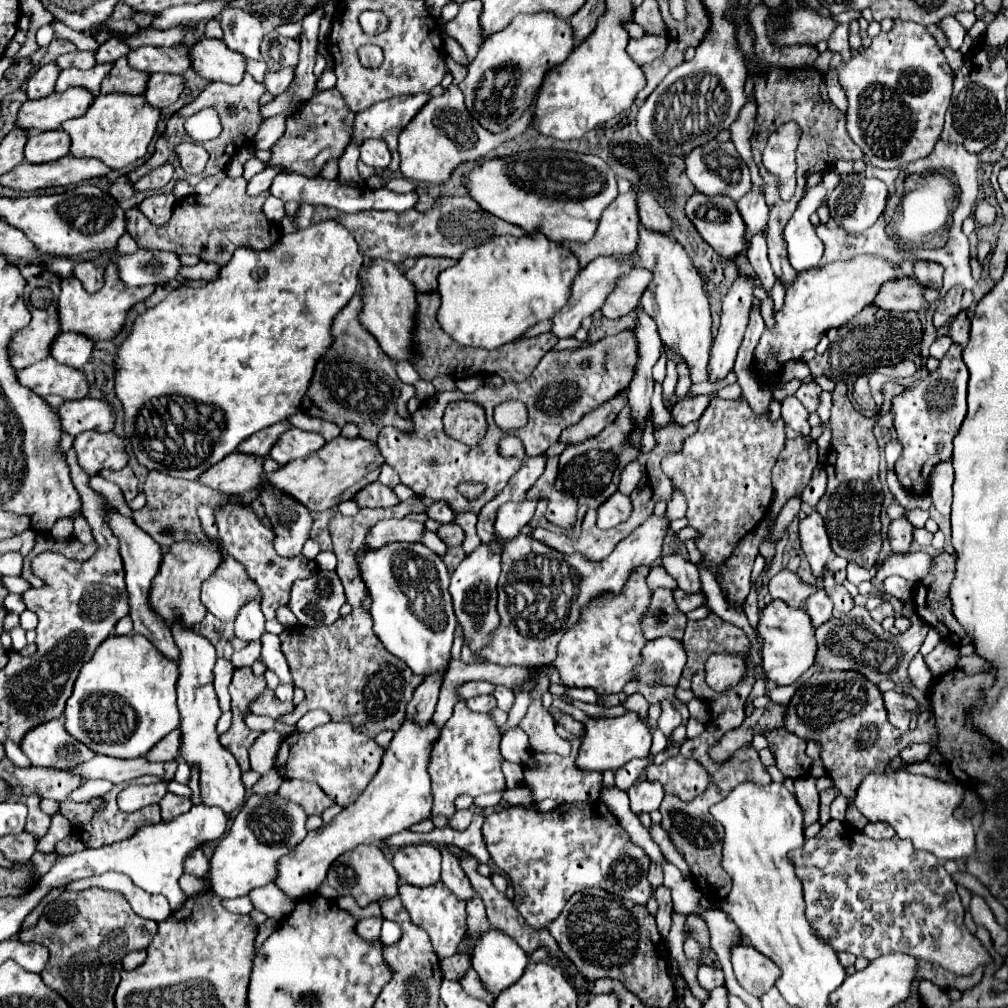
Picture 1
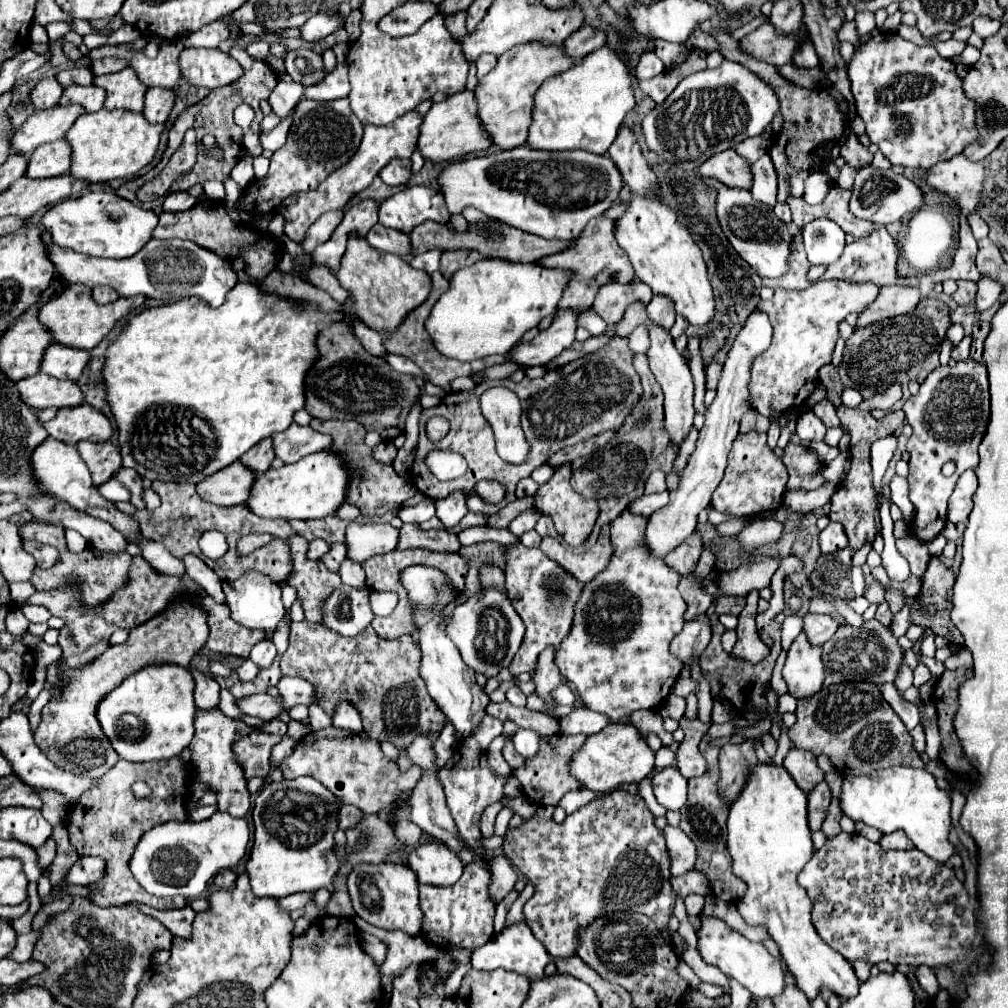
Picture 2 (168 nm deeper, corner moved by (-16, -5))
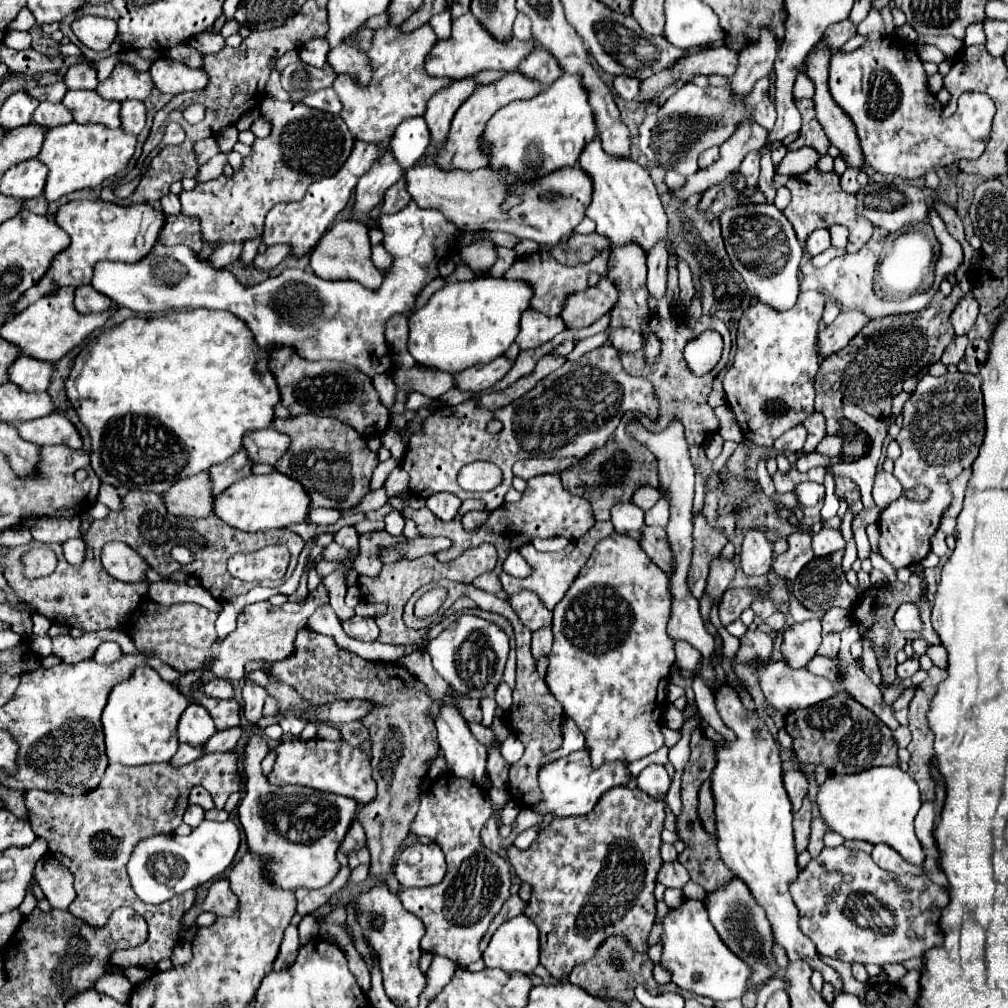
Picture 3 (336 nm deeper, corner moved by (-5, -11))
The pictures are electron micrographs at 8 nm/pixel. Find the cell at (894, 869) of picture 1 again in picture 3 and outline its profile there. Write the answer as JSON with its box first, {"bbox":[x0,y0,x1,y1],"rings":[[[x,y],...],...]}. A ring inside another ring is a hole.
{"bbox":[789,847,949,967],"rings":[[[825,847],[817,859],[811,859],[805,869],[799,871],[797,879],[789,885],[791,897],[799,909],[799,927],[801,931],[815,943],[817,951],[825,957],[847,961],[847,963],[875,963],[879,967],[887,963],[903,963],[911,957],[923,957],[929,949],[939,947],[945,939],[945,933],[939,925],[941,911],[949,903],[949,893],[945,887],[935,885],[925,873],[913,875],[913,873],[891,873],[881,867],[877,867],[869,853],[859,849],[847,849],[847,847]],[[879,909],[885,909],[895,915],[891,925],[889,917],[881,917]]]}

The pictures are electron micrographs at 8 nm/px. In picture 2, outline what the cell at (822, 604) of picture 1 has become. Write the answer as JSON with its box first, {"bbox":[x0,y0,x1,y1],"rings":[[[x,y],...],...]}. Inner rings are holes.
{"bbox":[804,613,838,647],"rings":[[[808,613],[804,617],[804,633],[810,641],[810,645],[816,645],[816,647],[822,647],[828,639],[832,639],[832,635],[836,633],[838,629],[838,623],[834,619],[830,619],[828,615],[814,615],[814,613]]]}

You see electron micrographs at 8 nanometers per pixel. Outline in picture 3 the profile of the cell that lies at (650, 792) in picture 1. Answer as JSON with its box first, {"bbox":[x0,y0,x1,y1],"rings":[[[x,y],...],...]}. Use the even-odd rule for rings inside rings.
{"bbox":[637,765,671,801],"rings":[[[649,765],[645,767],[639,777],[637,777],[637,785],[641,791],[645,791],[651,799],[657,801],[667,801],[667,791],[671,785],[671,777],[665,771],[663,765]]]}

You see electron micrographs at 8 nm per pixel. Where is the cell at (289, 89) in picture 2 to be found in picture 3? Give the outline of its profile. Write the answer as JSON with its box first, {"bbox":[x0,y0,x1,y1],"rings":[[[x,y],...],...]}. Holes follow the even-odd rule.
{"bbox":[251,115,271,137],"rings":[[[259,115],[259,117],[255,119],[255,123],[251,125],[251,129],[255,131],[257,137],[267,137],[267,135],[271,133],[271,123],[269,123],[263,115]]]}

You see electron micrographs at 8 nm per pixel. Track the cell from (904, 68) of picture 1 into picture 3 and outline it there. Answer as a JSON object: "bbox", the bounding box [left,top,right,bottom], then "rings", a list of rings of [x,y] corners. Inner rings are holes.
{"bbox":[829,37,995,179],"rings":[[[901,37],[867,41],[851,53],[835,53],[829,71],[831,95],[855,123],[865,161],[881,175],[919,179],[959,159],[977,159],[987,147],[995,115],[989,95],[961,95],[957,111],[943,119],[943,105],[929,89],[917,47]]]}

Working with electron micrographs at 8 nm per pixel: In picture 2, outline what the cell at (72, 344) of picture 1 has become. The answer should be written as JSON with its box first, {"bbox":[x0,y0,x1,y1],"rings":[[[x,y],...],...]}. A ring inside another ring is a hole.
{"bbox":[40,343,90,381],"rings":[[[54,343],[50,345],[50,349],[46,349],[42,363],[40,363],[40,371],[56,379],[76,381],[82,369],[86,367],[88,359],[90,359],[88,351],[80,351],[80,349],[72,349],[72,347]]]}

